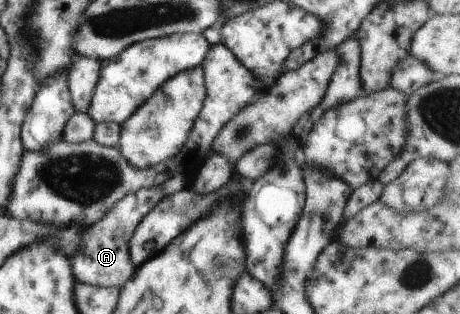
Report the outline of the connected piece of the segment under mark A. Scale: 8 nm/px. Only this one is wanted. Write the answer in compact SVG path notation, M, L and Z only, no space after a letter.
M160 186L141 189L123 197L100 221L85 229L77 250L70 259L76 281L81 284L113 288L122 287L132 275L134 264L129 252L129 241L142 218L164 197Z

